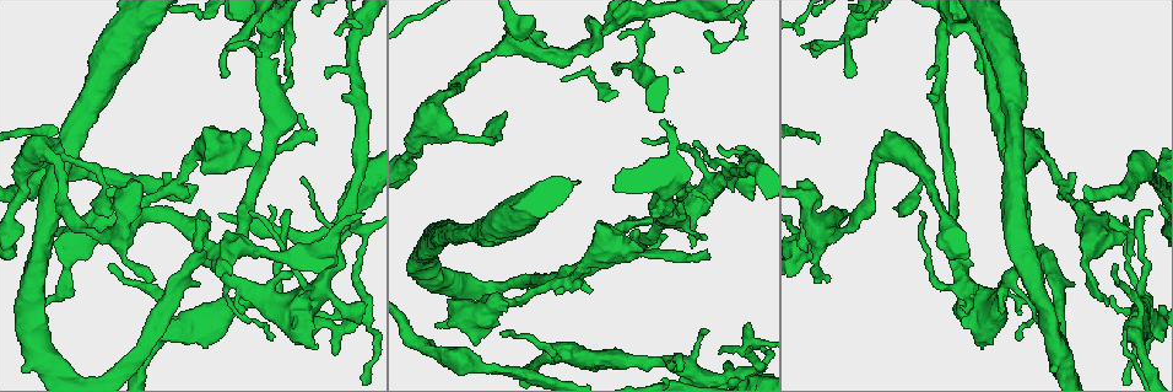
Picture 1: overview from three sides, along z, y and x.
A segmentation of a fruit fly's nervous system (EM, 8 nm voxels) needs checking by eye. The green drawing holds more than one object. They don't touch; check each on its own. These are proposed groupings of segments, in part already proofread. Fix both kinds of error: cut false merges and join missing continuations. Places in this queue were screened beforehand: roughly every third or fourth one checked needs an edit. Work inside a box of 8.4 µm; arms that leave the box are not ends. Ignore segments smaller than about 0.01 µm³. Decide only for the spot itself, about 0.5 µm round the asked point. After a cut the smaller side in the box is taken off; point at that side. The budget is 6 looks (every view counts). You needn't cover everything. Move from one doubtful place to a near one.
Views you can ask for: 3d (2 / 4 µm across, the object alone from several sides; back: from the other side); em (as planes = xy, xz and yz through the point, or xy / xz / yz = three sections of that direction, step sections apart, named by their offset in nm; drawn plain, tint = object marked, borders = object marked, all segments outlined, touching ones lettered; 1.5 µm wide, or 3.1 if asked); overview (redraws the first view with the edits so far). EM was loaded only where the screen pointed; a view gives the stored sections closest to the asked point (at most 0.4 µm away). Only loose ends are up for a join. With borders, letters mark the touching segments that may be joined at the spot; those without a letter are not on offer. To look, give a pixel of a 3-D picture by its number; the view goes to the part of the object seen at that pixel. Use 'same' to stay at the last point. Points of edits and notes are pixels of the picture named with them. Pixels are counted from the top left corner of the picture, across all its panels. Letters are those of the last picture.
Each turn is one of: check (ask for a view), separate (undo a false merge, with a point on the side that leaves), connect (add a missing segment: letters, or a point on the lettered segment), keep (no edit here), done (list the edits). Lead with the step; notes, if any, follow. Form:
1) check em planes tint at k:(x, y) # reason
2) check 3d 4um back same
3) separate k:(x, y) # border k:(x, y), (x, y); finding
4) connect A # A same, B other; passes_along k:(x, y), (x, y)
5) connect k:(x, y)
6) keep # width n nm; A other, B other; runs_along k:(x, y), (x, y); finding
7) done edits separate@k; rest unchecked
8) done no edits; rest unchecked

check em planes borders at 1:(927, 185) # thick turns thin

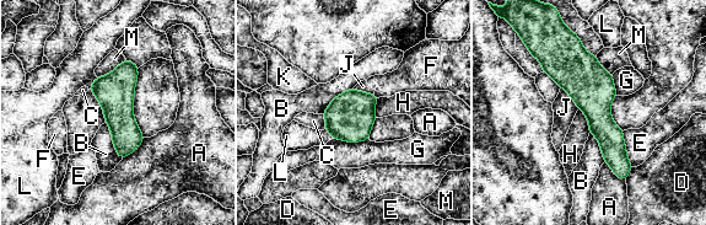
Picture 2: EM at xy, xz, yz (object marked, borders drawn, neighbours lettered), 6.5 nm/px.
keep # A other, B other, C other, D other, E other, F other, G other, H other, J other, K other, L other, M other; border 2:(578, 108), (587, 119), (589, 132); all the same neuron

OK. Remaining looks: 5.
check 3d 2um at 1:(519, 43) # four or more arms meet

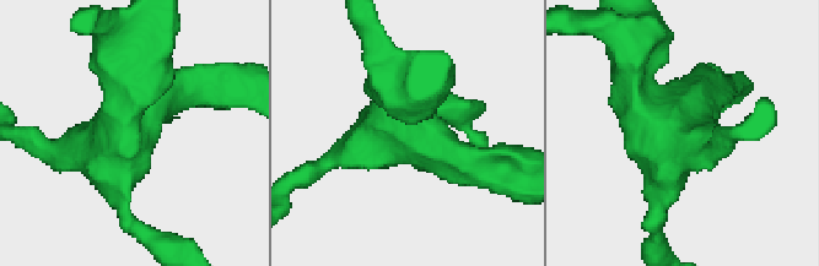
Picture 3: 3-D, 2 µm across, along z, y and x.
check em planes borders at 3:(671, 121) # arms 4; need the tissue

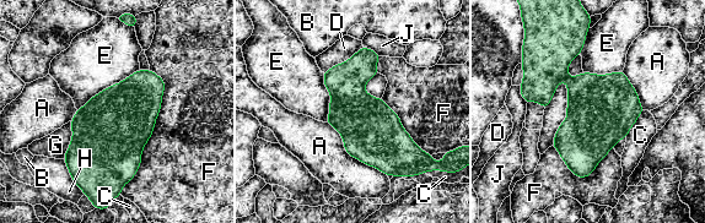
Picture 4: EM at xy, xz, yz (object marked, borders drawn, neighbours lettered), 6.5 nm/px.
keep # A other, B other, C other, D other, E other, F other, G other, H other, J other; border 4:(326, 121), (349, 154), (387, 175); continuous, no second neuron

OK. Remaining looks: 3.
check 3d 4um at 1:(749, 322) # thin end

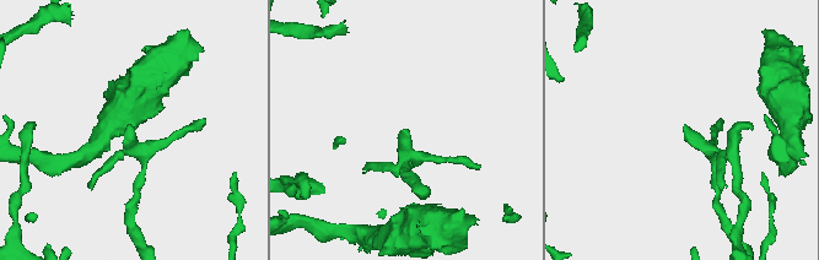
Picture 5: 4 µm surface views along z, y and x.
check em xz step 4 borders at 5:(127, 126) # now the EM

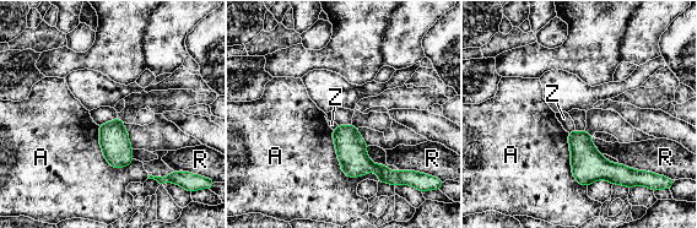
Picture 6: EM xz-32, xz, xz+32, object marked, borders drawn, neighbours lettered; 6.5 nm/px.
check em planes borders same # cut it another way

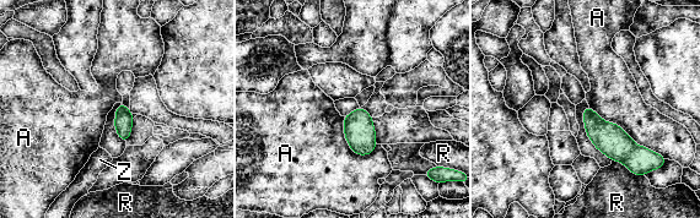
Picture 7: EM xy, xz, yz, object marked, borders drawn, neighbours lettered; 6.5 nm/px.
keep # width 120 nm; A other, R other, Z other; border 7:(588, 104), (635, 142), (661, 156); no lettered segment goes on from it

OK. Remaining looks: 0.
done no edits; rest unchecked

